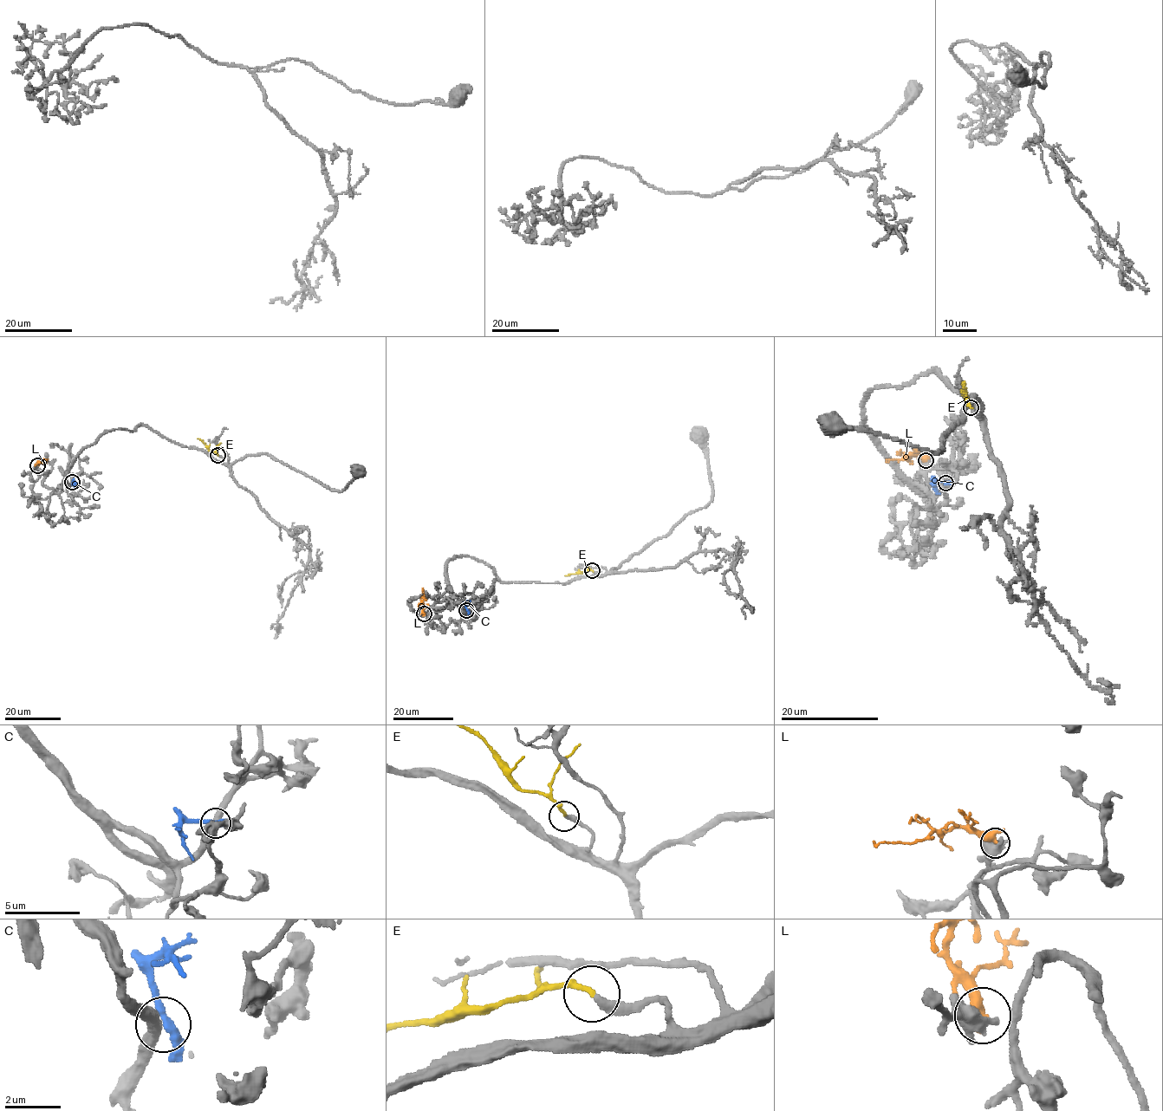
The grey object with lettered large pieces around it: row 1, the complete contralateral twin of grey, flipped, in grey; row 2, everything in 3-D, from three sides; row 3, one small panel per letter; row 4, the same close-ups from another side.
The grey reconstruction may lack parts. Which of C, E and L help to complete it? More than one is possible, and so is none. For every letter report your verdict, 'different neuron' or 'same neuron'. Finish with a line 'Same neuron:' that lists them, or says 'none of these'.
C: different neuron
E: same neuron
L: different neuron
Same neuron: E

